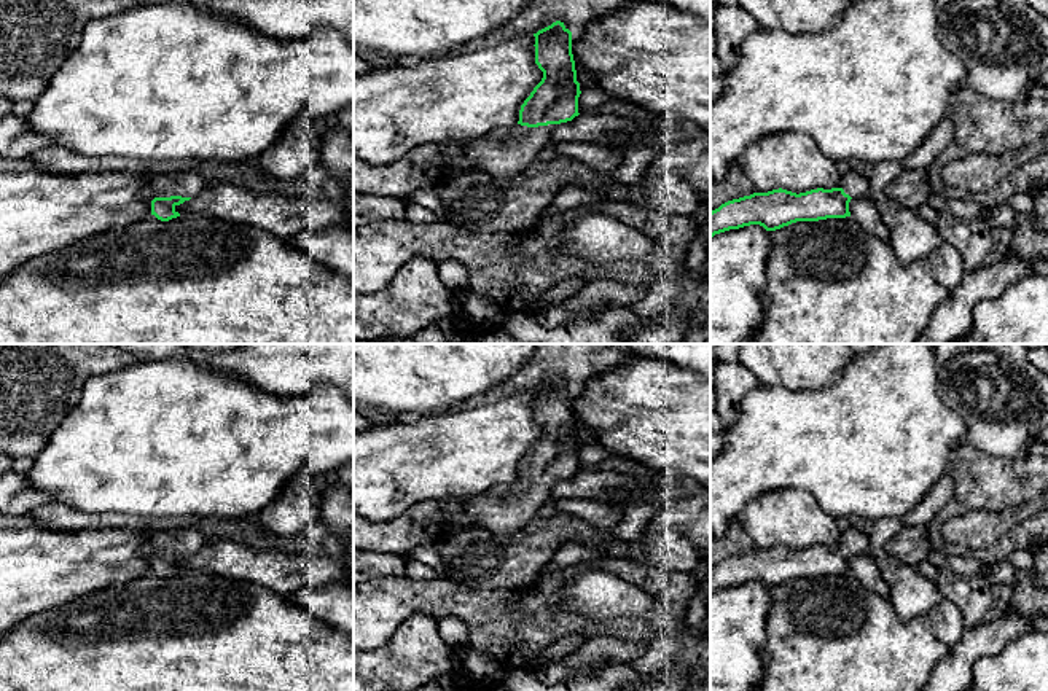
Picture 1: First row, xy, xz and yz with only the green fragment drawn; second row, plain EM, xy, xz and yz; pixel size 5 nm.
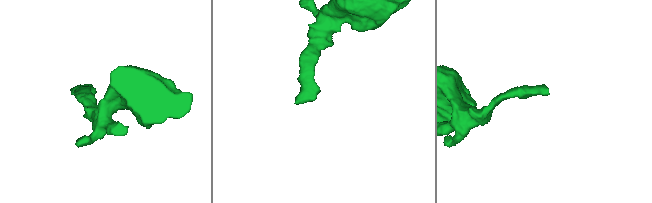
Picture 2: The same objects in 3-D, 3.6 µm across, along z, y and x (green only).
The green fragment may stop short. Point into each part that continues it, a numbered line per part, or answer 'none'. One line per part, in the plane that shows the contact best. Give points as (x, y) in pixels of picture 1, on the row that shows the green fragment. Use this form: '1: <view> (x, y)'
1: xy (182, 183)

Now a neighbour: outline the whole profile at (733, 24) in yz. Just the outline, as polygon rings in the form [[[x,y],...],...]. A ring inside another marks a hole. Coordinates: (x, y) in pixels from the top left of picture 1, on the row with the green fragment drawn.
[[[737,3],[717,5],[714,22],[715,54],[723,65],[723,73],[736,68],[745,40],[757,30],[760,30],[758,21]]]

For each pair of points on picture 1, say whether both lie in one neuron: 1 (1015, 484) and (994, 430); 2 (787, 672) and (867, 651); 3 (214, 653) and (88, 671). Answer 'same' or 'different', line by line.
1: different
2: same
3: same

